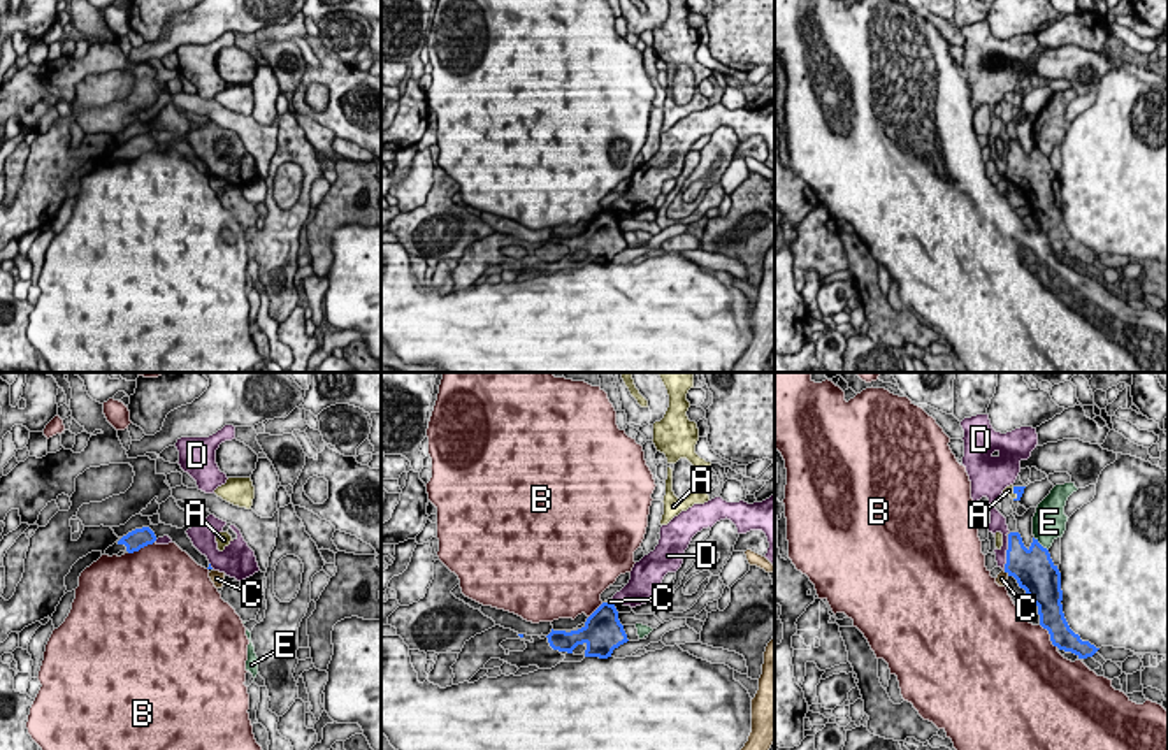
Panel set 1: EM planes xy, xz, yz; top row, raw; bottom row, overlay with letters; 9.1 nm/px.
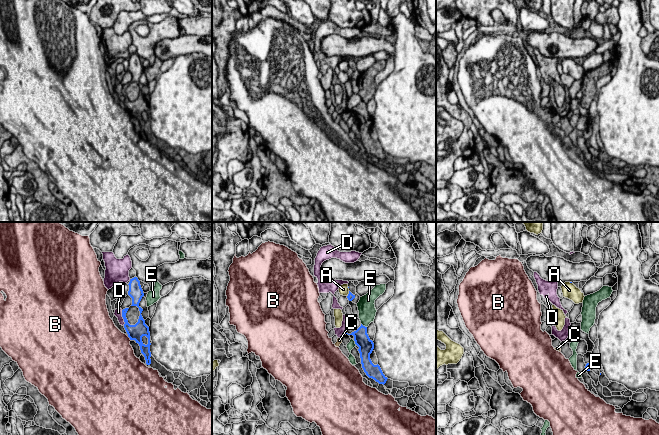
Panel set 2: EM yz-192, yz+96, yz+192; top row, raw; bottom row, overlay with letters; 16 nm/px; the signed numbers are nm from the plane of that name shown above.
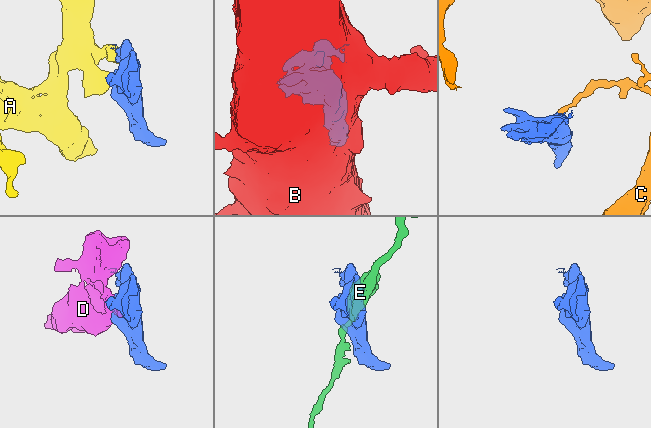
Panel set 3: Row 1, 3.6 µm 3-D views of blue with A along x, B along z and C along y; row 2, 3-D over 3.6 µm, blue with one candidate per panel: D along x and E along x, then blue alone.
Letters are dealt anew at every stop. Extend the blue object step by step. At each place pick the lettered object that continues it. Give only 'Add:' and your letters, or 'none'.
Add: A

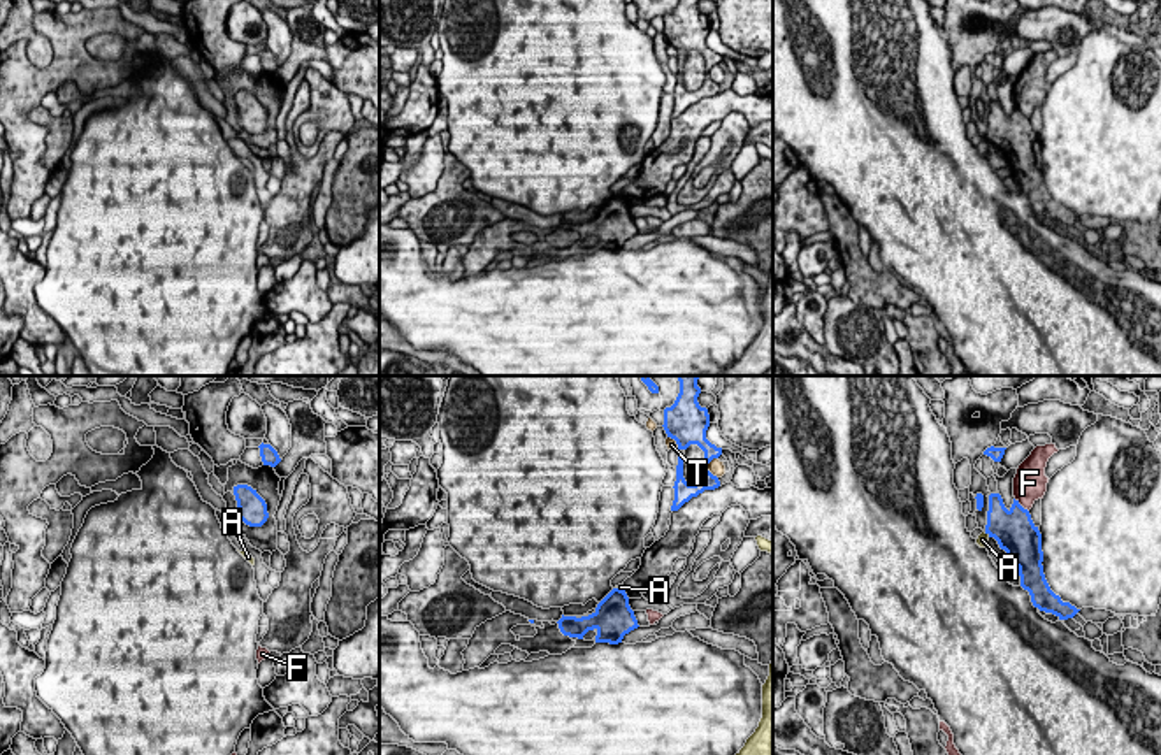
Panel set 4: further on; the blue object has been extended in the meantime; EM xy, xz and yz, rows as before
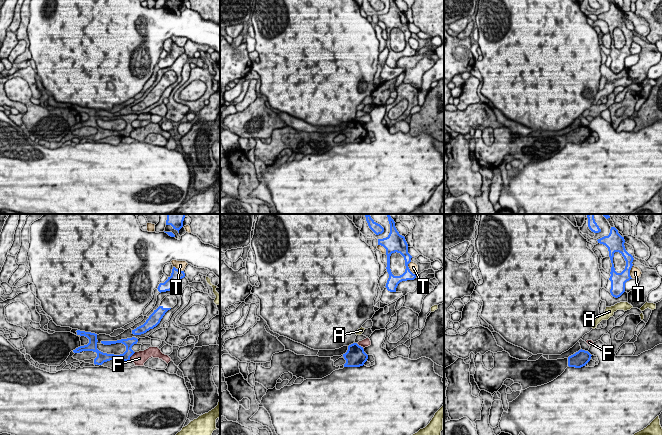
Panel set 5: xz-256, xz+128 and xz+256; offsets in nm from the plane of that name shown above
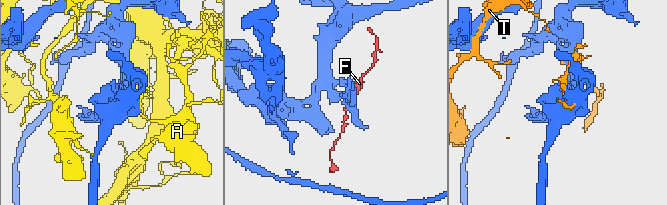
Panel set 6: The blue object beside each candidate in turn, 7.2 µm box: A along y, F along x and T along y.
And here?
Add: none

